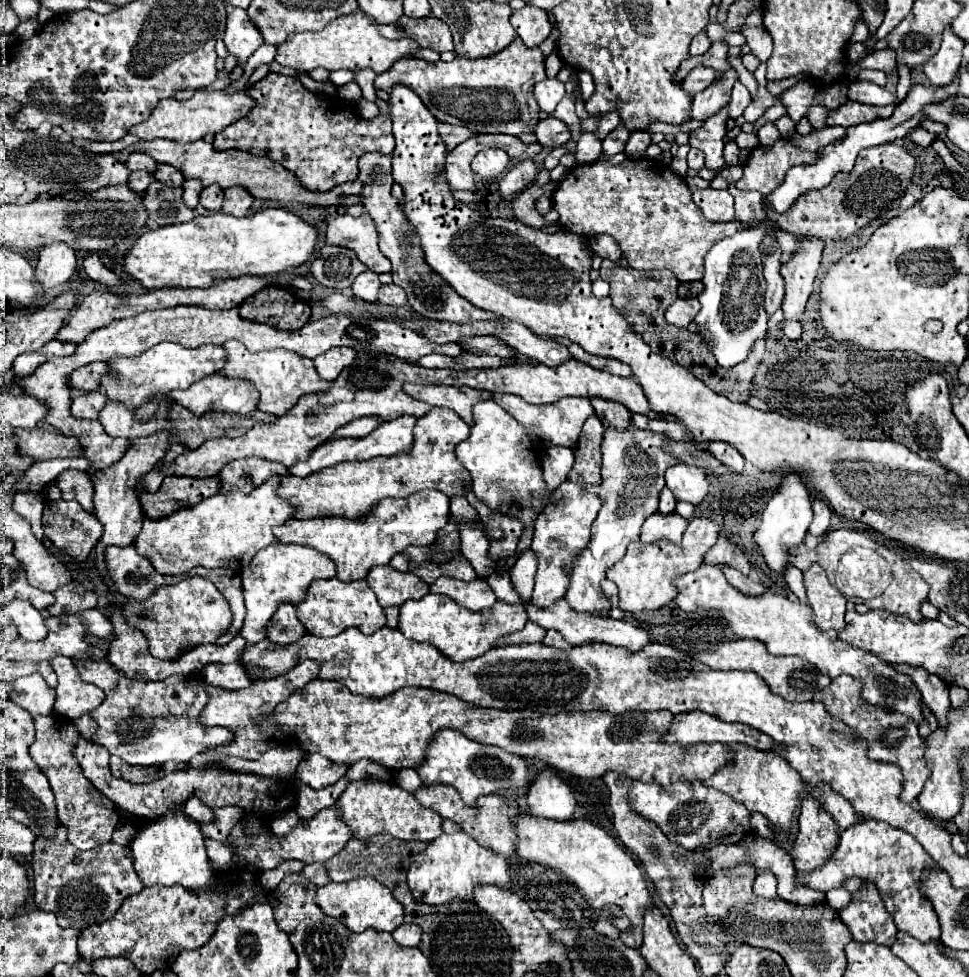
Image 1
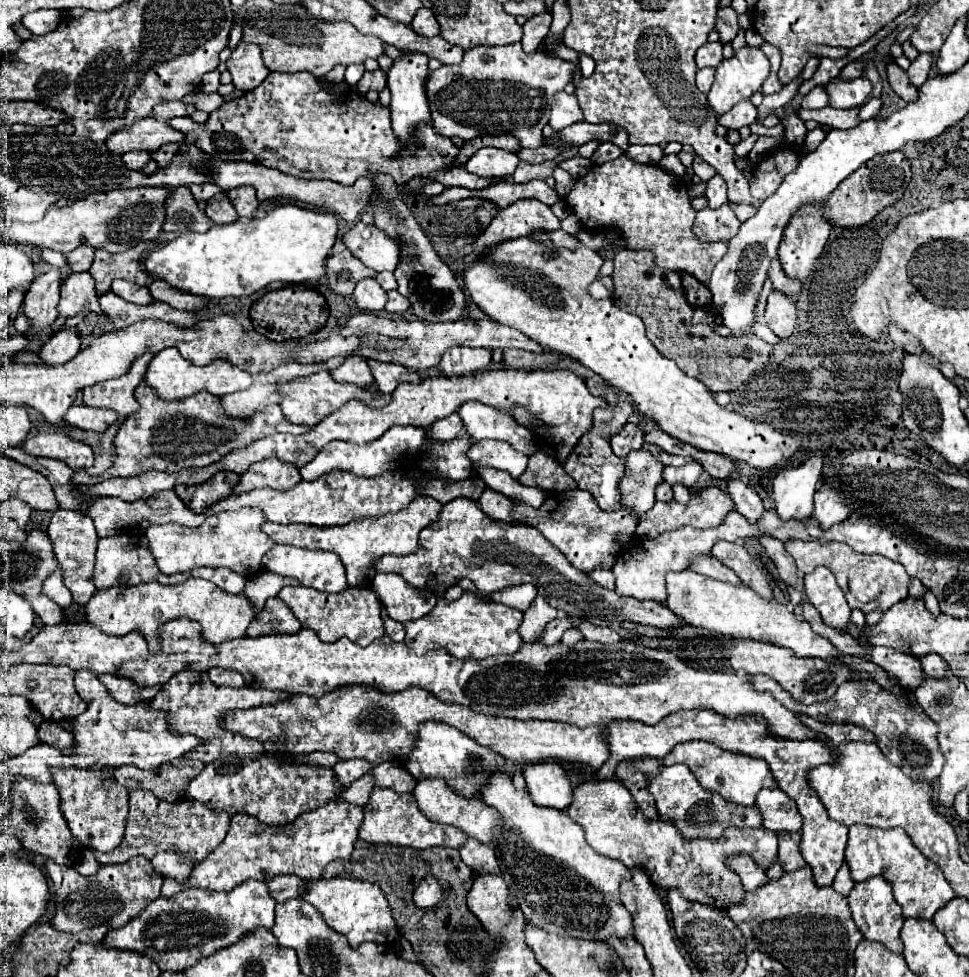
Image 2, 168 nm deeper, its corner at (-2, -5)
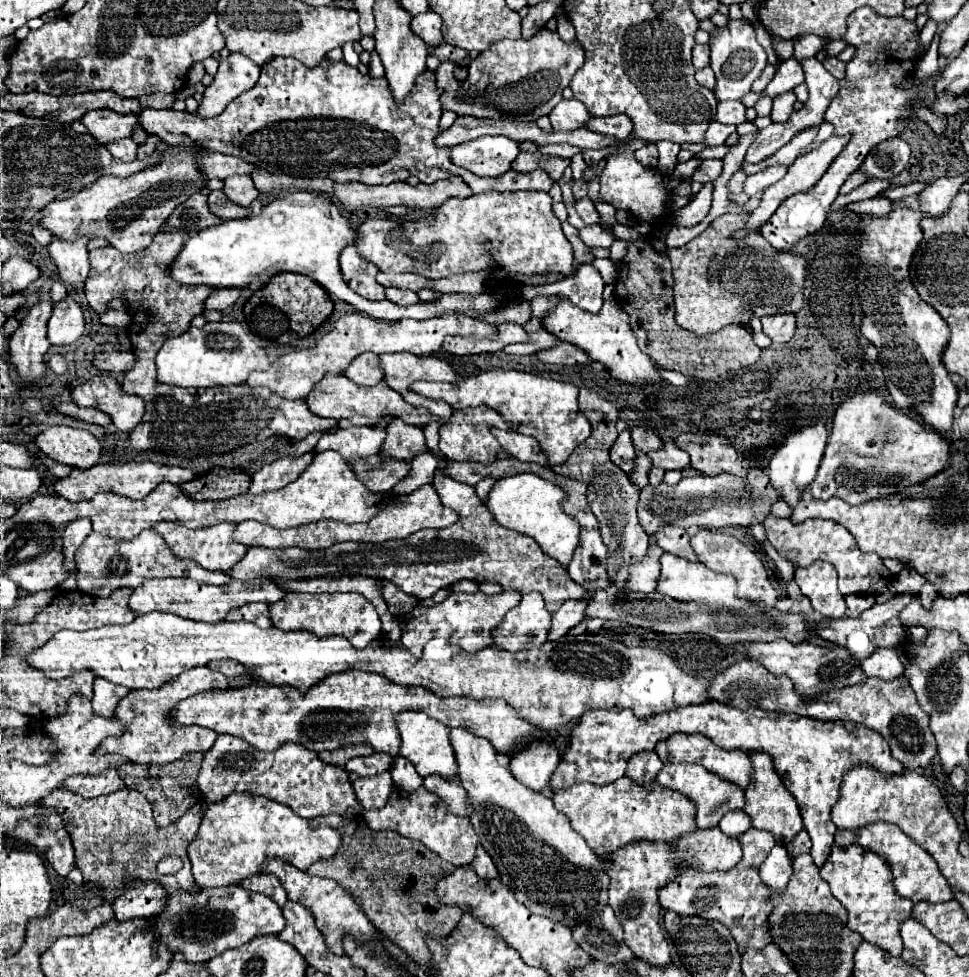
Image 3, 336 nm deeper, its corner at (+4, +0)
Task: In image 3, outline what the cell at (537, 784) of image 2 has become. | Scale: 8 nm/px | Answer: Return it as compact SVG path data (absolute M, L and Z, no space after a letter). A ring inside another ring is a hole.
M532 742L524 750L518 750L510 760L510 772L516 780L534 792L550 788L554 770L558 768L558 750L548 742Z

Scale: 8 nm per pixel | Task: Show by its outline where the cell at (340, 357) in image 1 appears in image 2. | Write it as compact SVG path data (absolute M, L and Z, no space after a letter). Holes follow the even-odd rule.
M348 357L338 369L330 373L338 383L354 383L358 387L368 387L374 383L370 367L364 357Z

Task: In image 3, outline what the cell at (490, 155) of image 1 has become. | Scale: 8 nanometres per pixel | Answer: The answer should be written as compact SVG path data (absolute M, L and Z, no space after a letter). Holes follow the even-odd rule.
M484 136L452 148L452 162L478 176L500 176L518 156L518 142L504 136Z

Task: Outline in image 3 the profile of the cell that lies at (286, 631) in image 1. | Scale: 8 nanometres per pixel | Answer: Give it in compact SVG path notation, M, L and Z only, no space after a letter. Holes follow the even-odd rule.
M264 602L244 604L244 606L236 608L236 610L232 610L232 614L228 614L226 620L232 620L232 622L248 620L248 622L254 622L256 626L260 626L260 628L270 628L272 626L270 610L268 610L268 604L264 604Z

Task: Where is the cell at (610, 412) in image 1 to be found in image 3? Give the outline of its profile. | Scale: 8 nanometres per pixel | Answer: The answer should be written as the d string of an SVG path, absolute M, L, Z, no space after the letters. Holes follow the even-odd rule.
M622 430L620 436L616 438L616 442L612 444L610 448L610 460L620 466L626 474L632 472L632 458L636 456L636 448L632 446L632 440L630 440L630 430Z

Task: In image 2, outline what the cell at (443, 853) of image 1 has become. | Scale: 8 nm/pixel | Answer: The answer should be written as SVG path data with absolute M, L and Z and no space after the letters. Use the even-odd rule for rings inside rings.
M426 877L414 891L414 901L418 907L434 907L436 903L442 901L442 891L440 883L436 877Z

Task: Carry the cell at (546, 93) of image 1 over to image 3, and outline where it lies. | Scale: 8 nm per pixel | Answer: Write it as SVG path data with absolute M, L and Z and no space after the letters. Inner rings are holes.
M570 98L570 100L560 100L552 108L548 118L554 130L574 130L574 128L582 128L584 122L590 118L590 114L580 100Z

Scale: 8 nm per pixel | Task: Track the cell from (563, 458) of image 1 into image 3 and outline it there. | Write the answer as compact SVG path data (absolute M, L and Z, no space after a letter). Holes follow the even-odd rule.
M426 448L426 450L424 450L422 454L418 454L416 460L412 462L410 478L406 478L404 482L400 482L400 484L394 488L394 492L396 492L396 494L408 494L408 492L412 492L414 488L418 488L418 486L422 486L422 484L432 482L434 470L436 470L438 462L440 462L440 454L436 454L436 452L432 452L432 450Z

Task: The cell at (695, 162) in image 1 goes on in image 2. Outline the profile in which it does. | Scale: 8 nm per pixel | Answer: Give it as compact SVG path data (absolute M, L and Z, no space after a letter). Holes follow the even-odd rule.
M696 157L696 161L694 161L694 165L692 165L692 169L694 169L694 173L698 175L698 179L700 181L710 181L714 175L716 175L716 171L714 171L714 167L710 167L706 161L702 161L700 157Z

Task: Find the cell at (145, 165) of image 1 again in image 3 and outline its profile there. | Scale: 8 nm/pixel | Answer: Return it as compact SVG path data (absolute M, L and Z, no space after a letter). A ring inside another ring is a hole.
M124 138L120 142L112 142L106 146L110 150L110 154L118 160L124 160L124 162L132 162L136 160L136 150L138 150L138 144L132 140L132 138Z

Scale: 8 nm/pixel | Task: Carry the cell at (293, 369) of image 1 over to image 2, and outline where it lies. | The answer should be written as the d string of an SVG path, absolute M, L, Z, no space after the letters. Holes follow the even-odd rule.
M320 371L316 375L310 375L308 379L300 379L300 381L296 379L292 383L280 383L280 395L282 395L280 407L286 415L286 419L292 423L302 423L302 425L320 423L326 415L332 415L334 411L338 411L338 407L342 407L350 399L358 399L358 401L366 403L368 407L384 407L390 401L390 395L370 393L370 391L354 387L350 383L338 383L332 379L332 375L328 371Z

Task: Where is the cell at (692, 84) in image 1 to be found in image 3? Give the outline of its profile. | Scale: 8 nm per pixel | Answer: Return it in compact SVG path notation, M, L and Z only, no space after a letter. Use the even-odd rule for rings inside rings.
M708 66L708 68L702 68L702 70L696 70L696 82L700 82L700 86L704 86L704 88L712 90L712 88L714 88L714 84L716 84L712 68Z

